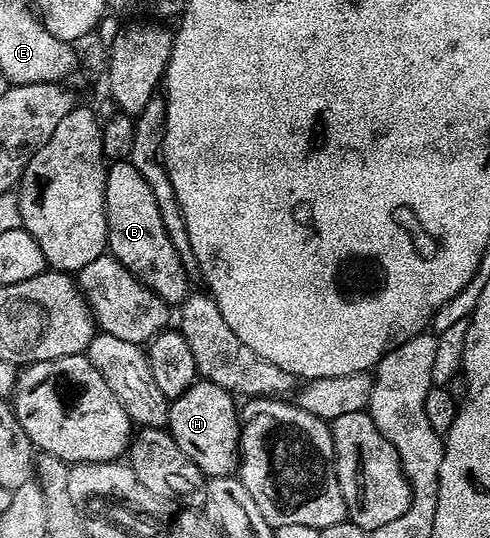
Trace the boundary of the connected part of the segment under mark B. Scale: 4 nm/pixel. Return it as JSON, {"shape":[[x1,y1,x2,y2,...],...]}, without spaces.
{"shape":[[113,161,108,164,105,173,105,216,107,217,108,254,114,255,118,261,133,274,136,279,146,283,164,303,179,305,190,294,190,276,185,273,175,245,171,245,171,237,167,237,167,229,163,225,163,217,159,215,159,205,155,203,155,193,151,193,151,185,143,179,143,173,135,169,128,161]]}

